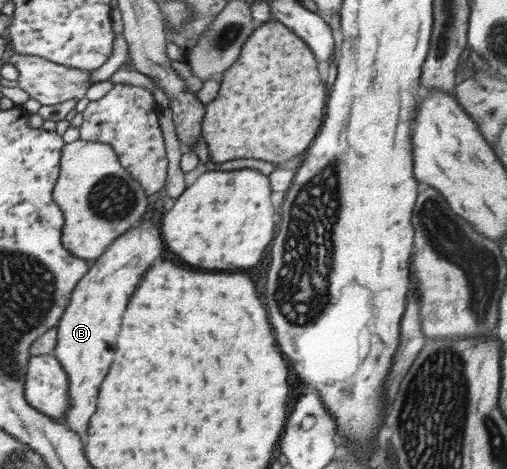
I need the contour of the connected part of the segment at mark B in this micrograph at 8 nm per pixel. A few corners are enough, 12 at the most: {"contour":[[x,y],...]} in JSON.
{"contour":[[151,221],[107,246],[70,293],[52,355],[63,424],[95,411],[119,319],[161,255]]}

